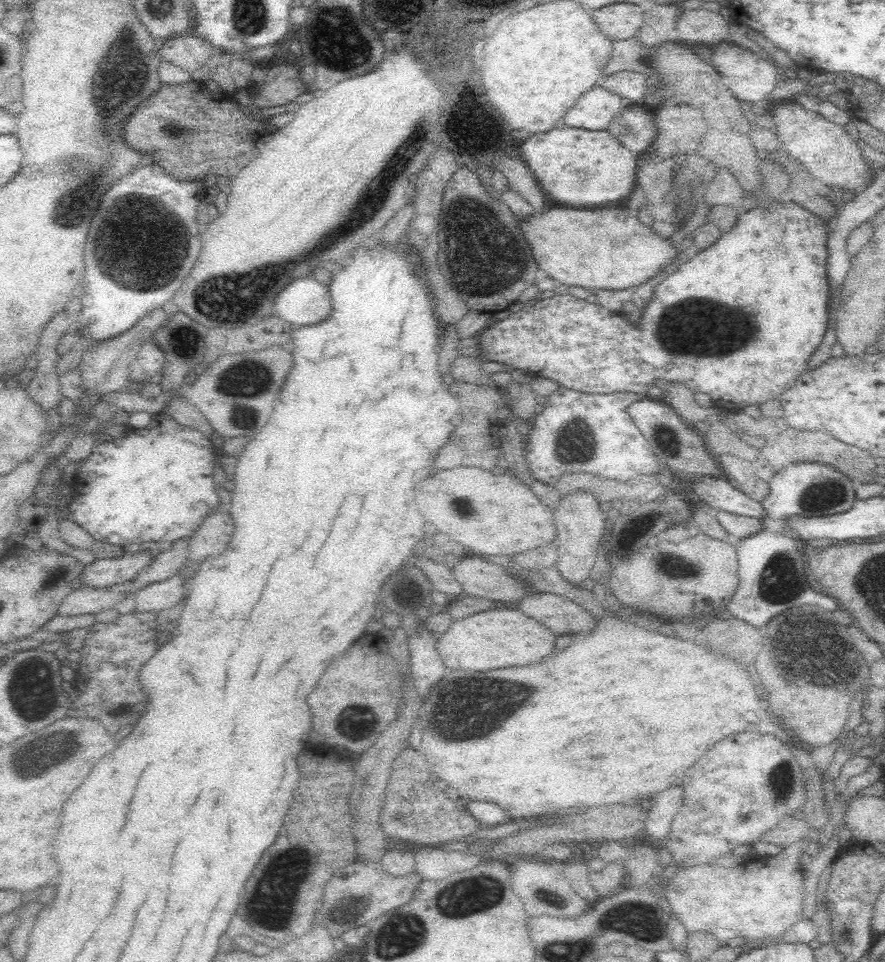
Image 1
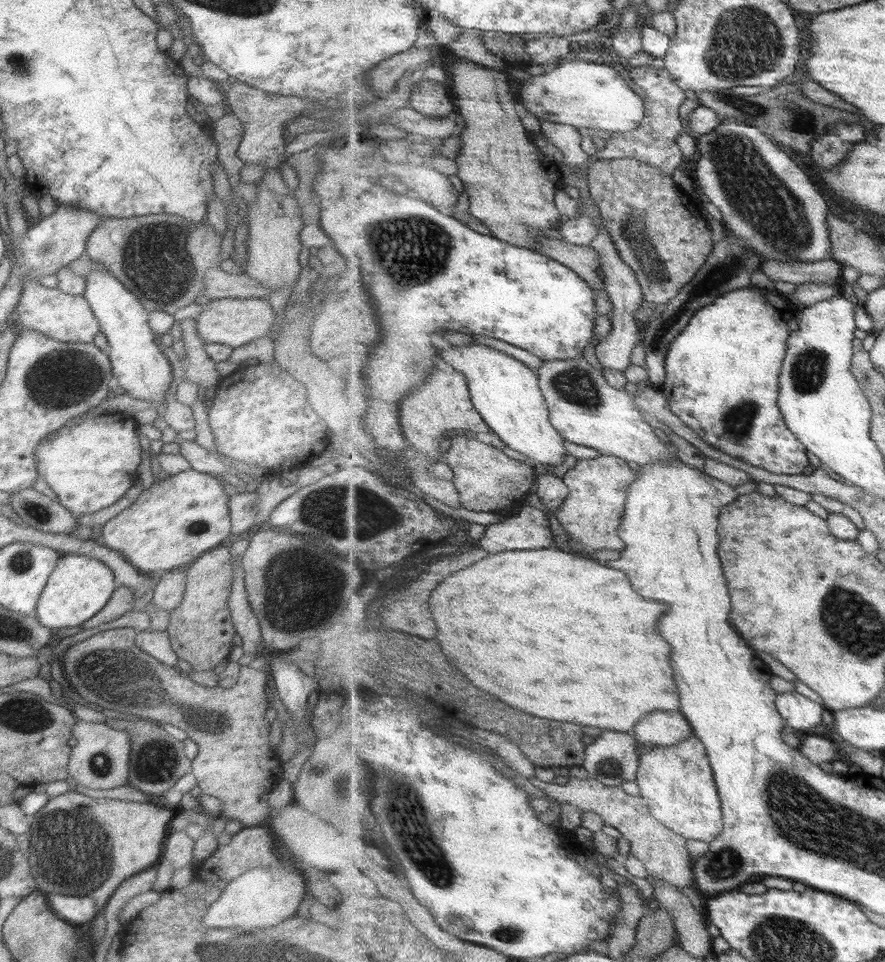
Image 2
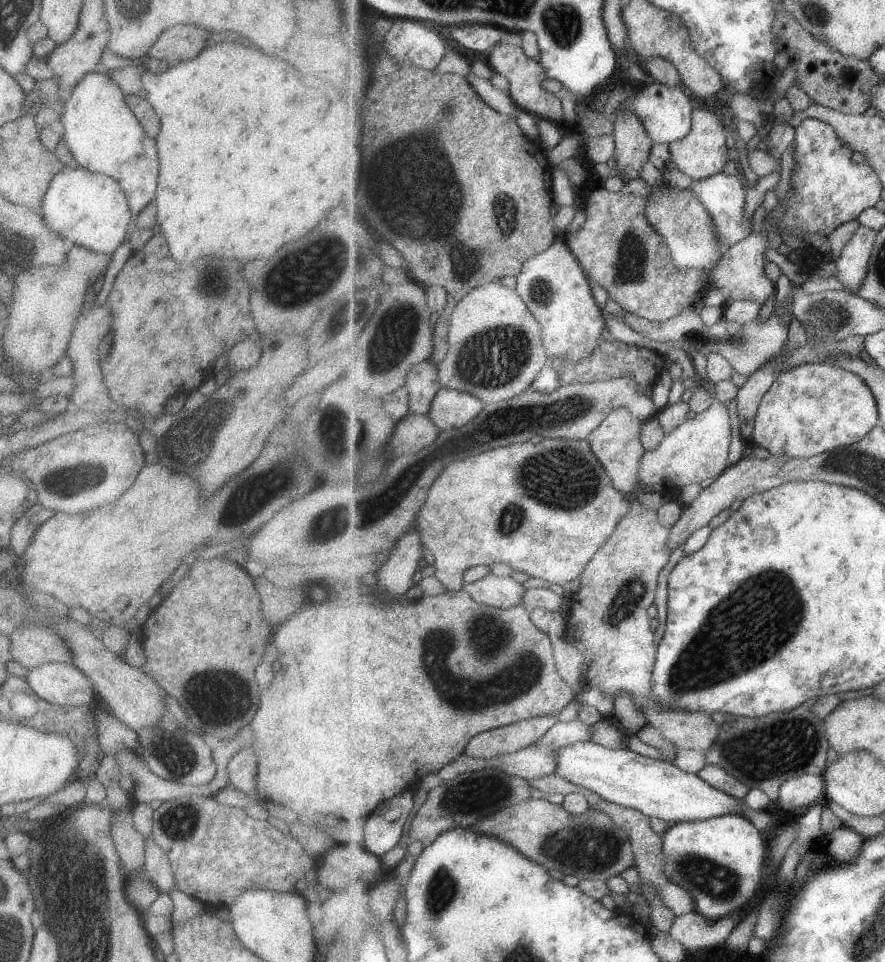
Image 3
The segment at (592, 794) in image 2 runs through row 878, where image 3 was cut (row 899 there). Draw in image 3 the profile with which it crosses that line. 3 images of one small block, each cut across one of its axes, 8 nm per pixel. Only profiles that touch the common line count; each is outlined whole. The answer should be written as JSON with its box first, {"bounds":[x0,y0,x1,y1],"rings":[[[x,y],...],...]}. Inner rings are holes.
{"bounds":[590,801,697,917],"rings":[[[603,801],[590,808],[606,812],[620,828],[626,830],[626,832],[630,832],[630,840],[632,840],[634,852],[636,852],[636,868],[638,868],[642,880],[650,885],[654,885],[655,889],[659,892],[656,898],[662,899],[669,907],[672,907],[678,917],[697,910],[696,899],[690,890],[676,884],[667,874],[667,854],[663,850],[664,838],[652,827],[652,822],[650,822],[651,818],[648,818],[648,816],[644,815],[638,809],[622,806],[614,802]]]}

